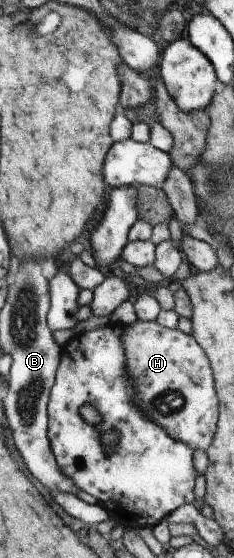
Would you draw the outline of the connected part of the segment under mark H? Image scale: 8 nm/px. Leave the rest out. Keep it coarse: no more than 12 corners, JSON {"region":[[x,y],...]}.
{"region":[[155,320],[123,327],[132,404],[205,451],[217,397],[196,339]]}

